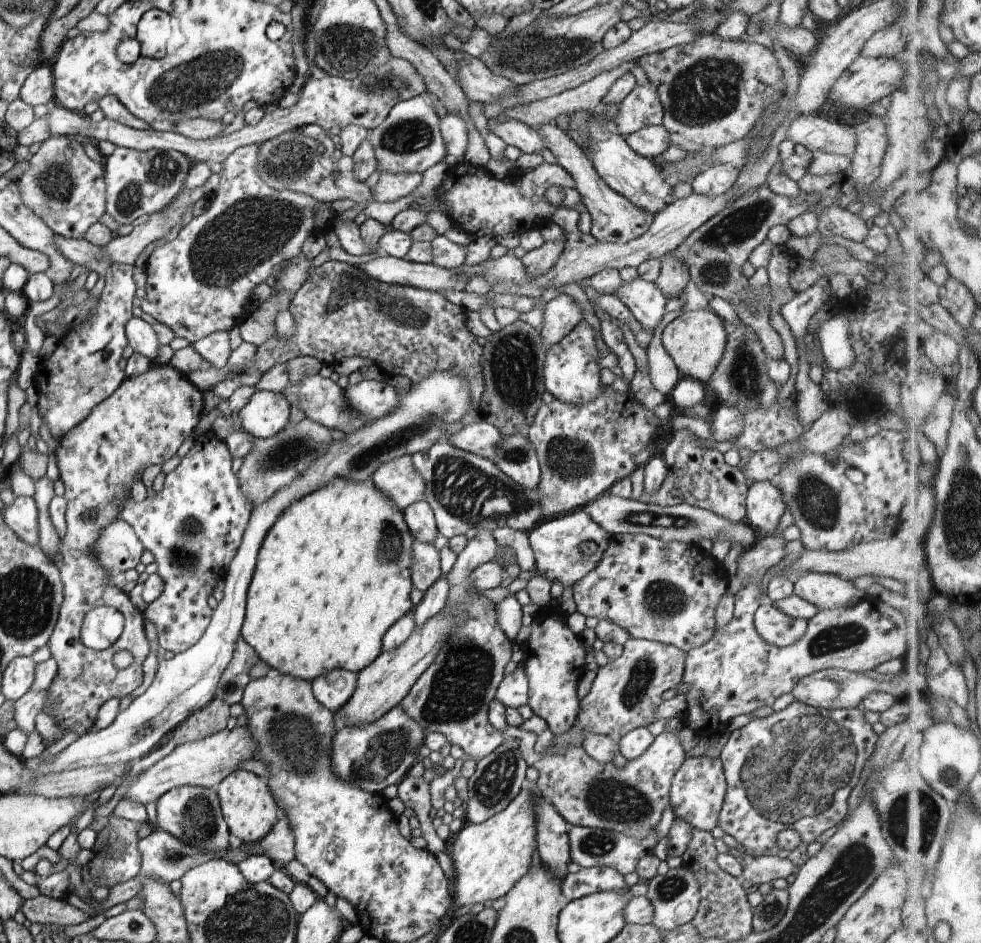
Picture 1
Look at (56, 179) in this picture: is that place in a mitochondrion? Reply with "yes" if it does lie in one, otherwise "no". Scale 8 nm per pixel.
yes

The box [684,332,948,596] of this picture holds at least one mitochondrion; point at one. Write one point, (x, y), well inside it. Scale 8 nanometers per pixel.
(817, 501)

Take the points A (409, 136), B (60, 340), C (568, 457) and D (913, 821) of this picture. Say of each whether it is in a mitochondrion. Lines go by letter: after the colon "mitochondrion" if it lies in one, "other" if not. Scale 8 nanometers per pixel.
A: mitochondrion
B: other
C: mitochondrion
D: mitochondrion

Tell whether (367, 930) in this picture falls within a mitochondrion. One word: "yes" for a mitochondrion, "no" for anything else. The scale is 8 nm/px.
no

